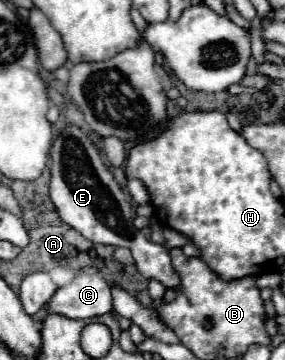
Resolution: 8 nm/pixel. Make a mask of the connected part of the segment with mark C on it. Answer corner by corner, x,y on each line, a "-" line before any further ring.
96,272
78,274
68,286
56,290
52,300
48,302
50,312
66,314
68,318
92,318
92,316
102,316
106,312
112,312
112,286
114,284
110,280
106,280

